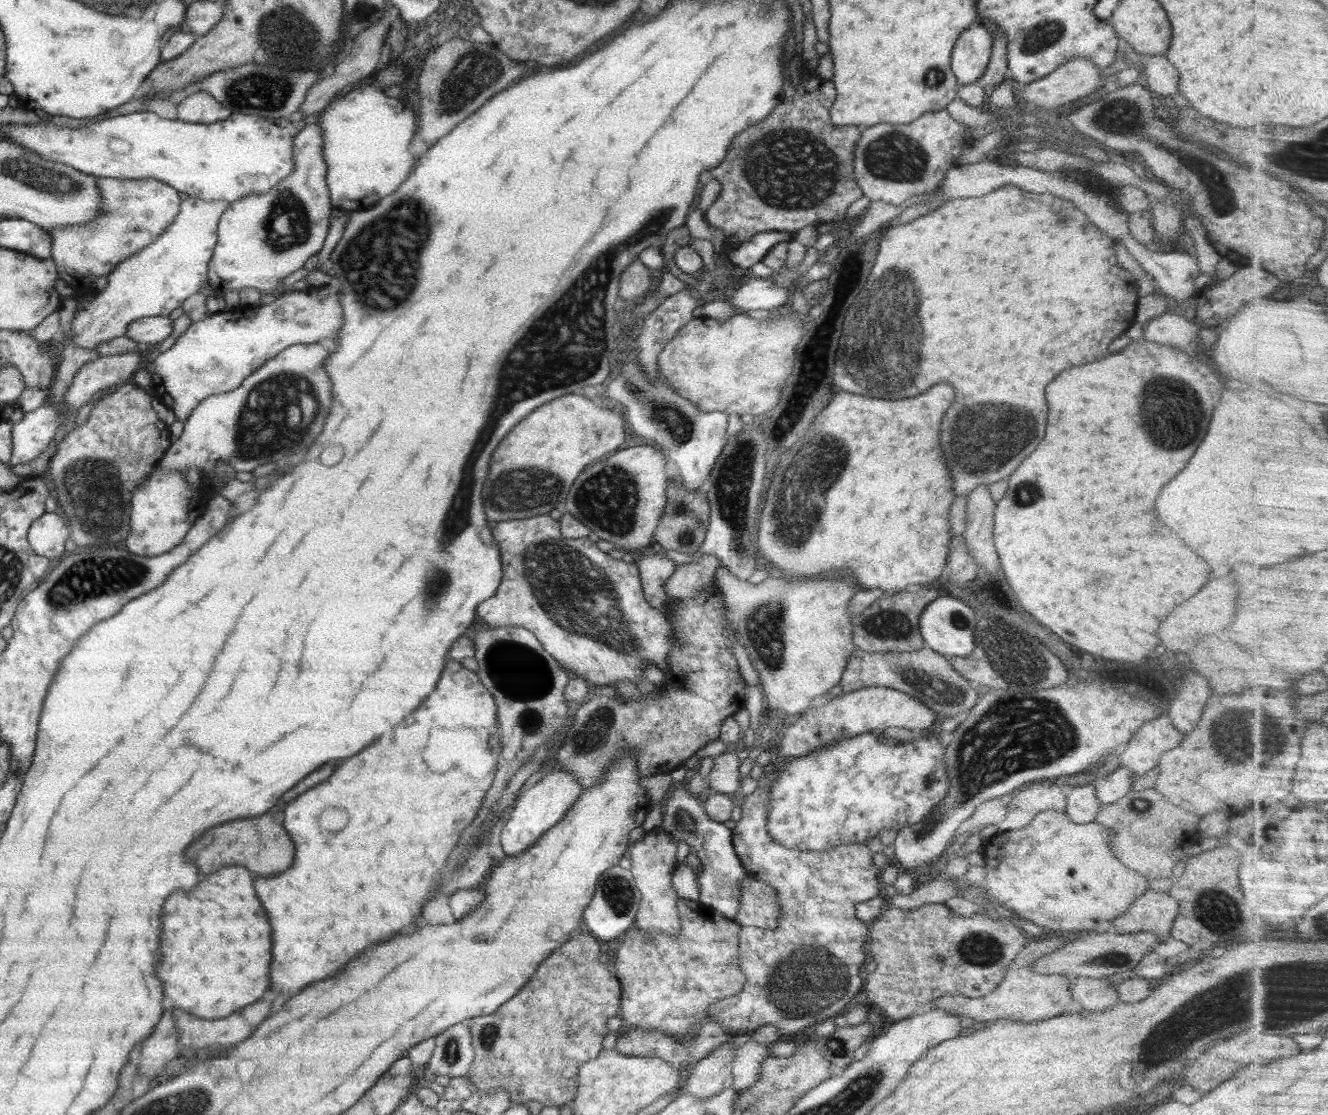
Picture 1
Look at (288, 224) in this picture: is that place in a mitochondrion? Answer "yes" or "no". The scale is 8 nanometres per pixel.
yes

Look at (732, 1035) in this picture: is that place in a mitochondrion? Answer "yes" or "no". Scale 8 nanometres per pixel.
no

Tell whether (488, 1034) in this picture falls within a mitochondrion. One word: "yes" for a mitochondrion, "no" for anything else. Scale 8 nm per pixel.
yes

